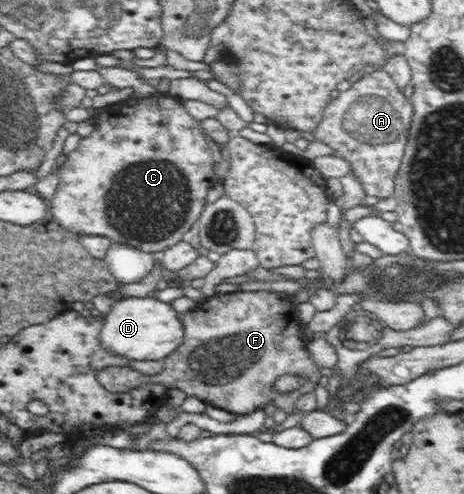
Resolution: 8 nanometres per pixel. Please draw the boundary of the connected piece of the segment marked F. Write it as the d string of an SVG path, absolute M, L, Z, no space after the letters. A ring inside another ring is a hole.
M272 289L258 291L239 290L238 292L215 293L211 298L202 300L200 303L198 303L195 309L192 311L179 314L179 319L182 321L183 326L183 343L178 349L171 352L165 359L163 359L163 369L160 370L160 372L157 372L157 374L154 375L142 375L142 372L138 372L138 370L130 368L129 366L105 367L102 368L101 371L97 372L97 381L106 390L114 393L130 394L134 390L140 390L140 387L146 384L160 384L164 385L164 387L168 389L180 388L180 390L186 392L187 395L198 396L198 398L202 399L207 405L211 405L216 408L222 408L222 404L226 404L226 402L222 402L222 398L230 398L230 406L224 406L223 409L238 415L260 410L266 404L270 403L275 406L275 409L279 408L288 415L296 414L300 411L296 408L296 401L300 398L300 396L302 396L302 394L314 392L315 388L319 384L322 374L320 372L320 366L313 361L311 354L309 354L309 350L307 350L308 338L306 338L303 333L303 331L306 329L306 324L303 324L301 320L298 319L298 315L296 315L296 304L291 301L291 299L292 296ZM289 372L292 372L294 375L306 375L306 377L308 377L308 384L304 384L304 386L300 387L299 389L289 393L284 393L282 395L280 395L280 393L276 393L276 391L272 391L273 383L276 381L276 378L279 378L284 374L289 374Z

